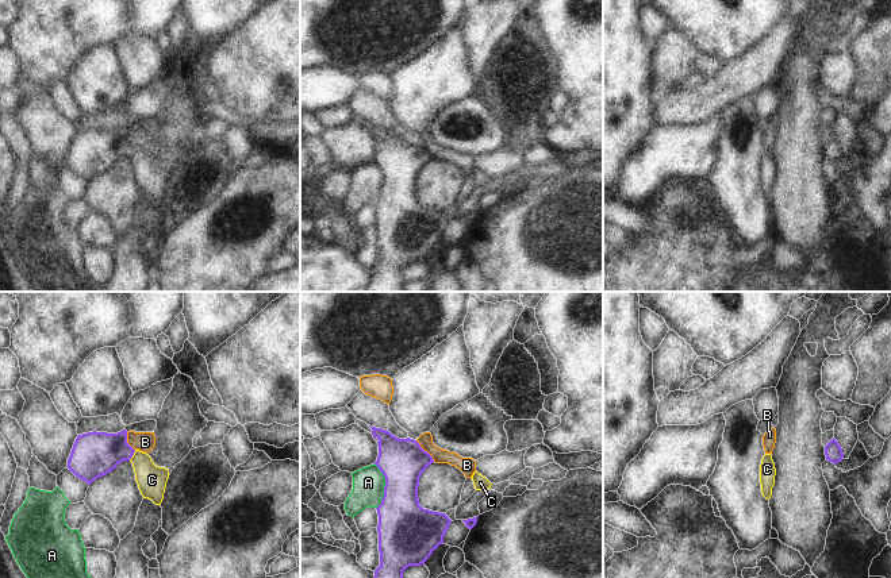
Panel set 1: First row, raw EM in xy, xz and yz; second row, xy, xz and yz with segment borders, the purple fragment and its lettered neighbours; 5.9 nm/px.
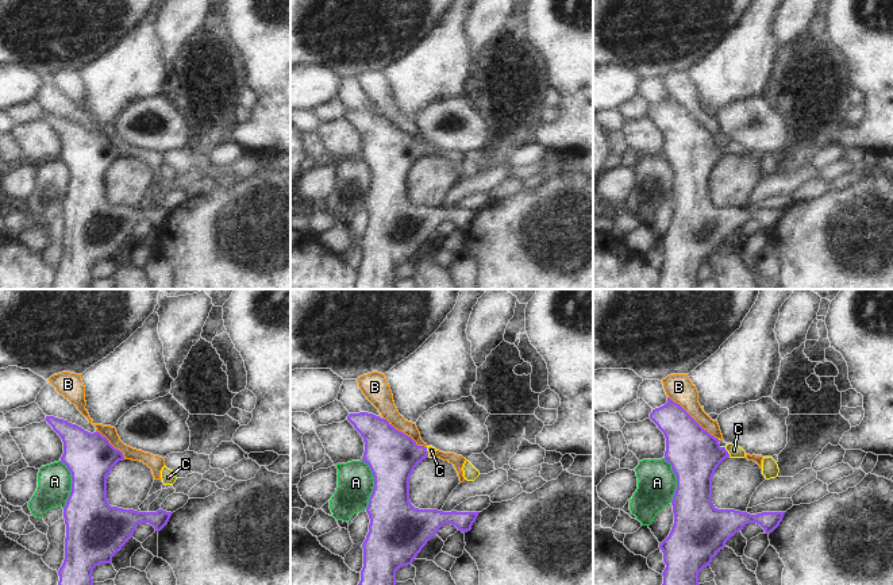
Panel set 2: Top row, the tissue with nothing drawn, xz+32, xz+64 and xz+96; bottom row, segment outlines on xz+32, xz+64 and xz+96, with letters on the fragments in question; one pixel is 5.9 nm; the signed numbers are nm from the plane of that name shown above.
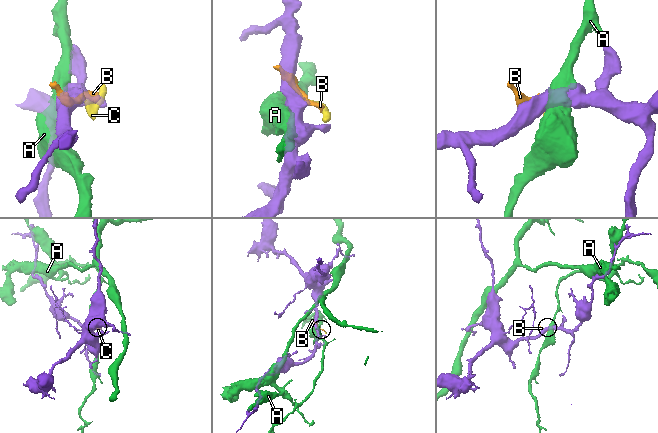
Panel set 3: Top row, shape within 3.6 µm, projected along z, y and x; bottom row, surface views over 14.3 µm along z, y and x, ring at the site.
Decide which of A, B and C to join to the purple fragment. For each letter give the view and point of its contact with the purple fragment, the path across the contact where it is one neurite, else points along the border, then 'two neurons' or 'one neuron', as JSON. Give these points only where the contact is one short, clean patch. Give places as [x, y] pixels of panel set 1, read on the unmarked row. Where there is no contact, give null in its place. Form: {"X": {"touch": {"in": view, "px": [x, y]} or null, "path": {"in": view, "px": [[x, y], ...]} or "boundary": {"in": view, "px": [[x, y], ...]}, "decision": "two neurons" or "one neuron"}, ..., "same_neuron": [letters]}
{"A": {"touch": {"in": "xz", "px": [384, 184]}, "boundary": {"in": "xz", "px": [[375, 161], [384, 176], [384, 192], [376, 205]]}, "decision": "two neurons"}, "B": {"touch": {"in": "xz", "px": [426, 149]}, "decision": "two neurons"}, "C": {"touch": {"in": "xy", "px": [133, 151]}, "path": {"in": "xy", "px": [[95, 151], [133, 151], [152, 177]]}, "decision": "one neuron"}, "same_neuron": ["C"]}

